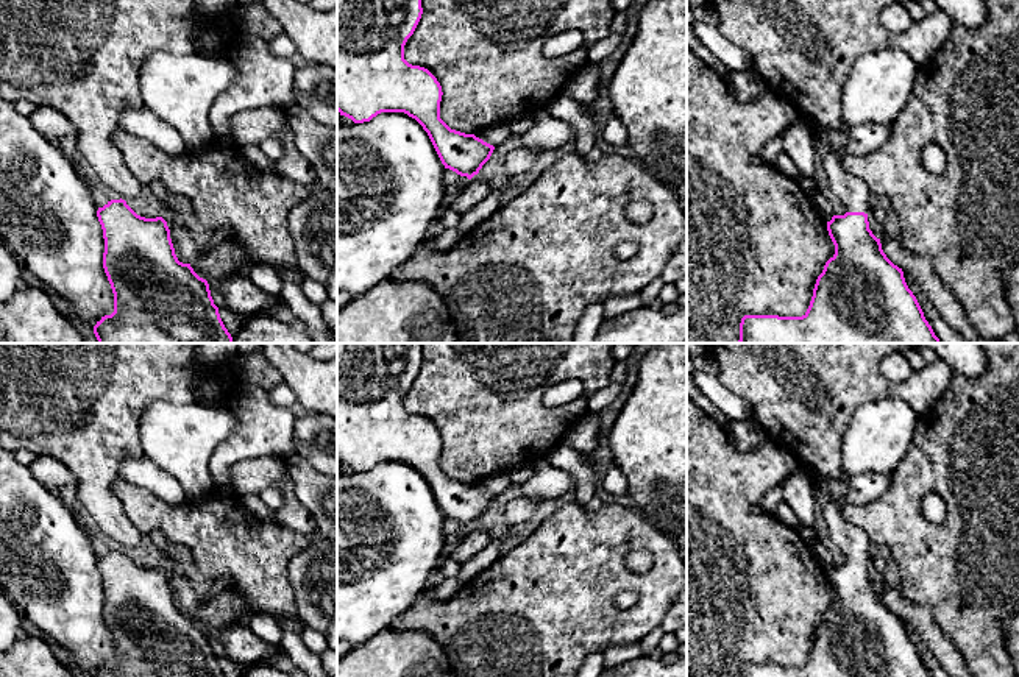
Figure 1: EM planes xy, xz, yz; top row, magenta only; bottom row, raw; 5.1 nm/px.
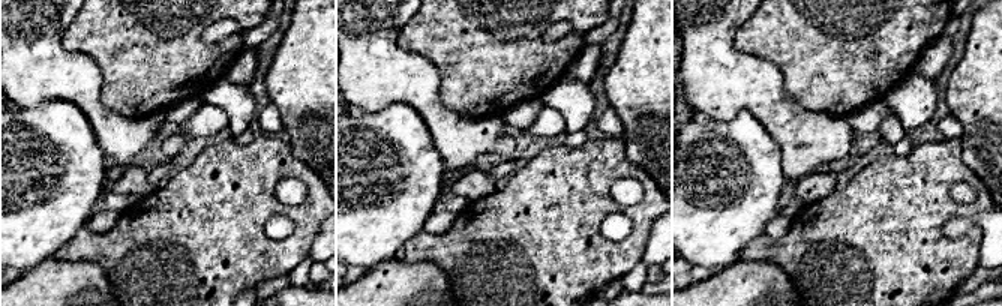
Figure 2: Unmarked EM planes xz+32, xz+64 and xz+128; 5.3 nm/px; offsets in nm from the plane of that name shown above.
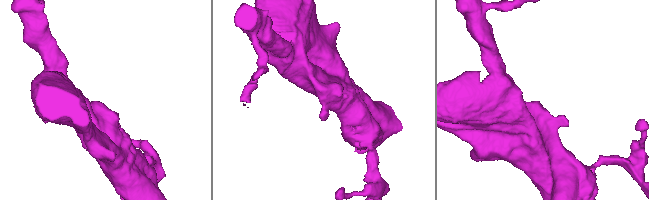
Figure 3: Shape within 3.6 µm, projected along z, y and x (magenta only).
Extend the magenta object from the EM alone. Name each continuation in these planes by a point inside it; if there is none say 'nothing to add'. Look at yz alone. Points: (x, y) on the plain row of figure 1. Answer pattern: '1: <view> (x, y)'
1: yz (865, 487)

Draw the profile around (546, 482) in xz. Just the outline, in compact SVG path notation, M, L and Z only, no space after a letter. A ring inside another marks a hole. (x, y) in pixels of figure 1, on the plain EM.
M546 459L531 465L534 473L521 487L523 494L541 501L559 499L573 493L574 484L568 473L552 466Z

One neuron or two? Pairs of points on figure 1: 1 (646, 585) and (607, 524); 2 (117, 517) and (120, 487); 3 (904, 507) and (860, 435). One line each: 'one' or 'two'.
1: one
2: two
3: two

